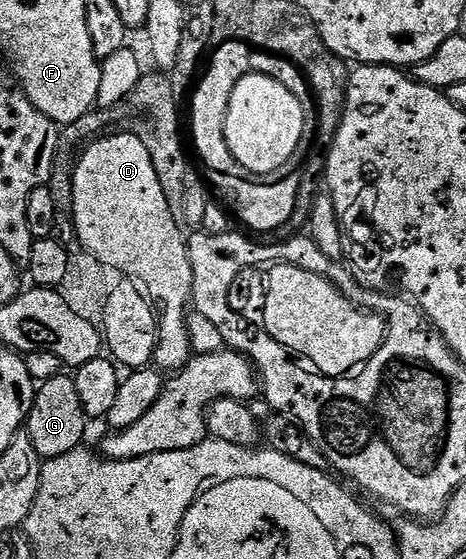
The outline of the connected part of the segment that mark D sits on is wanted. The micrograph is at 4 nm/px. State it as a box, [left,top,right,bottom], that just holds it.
[71,132,193,371]

